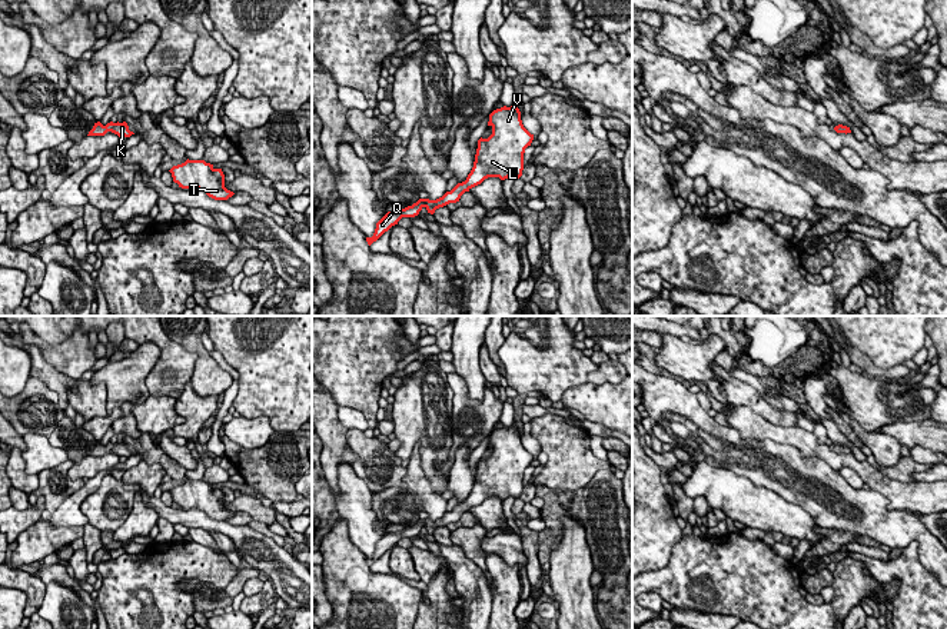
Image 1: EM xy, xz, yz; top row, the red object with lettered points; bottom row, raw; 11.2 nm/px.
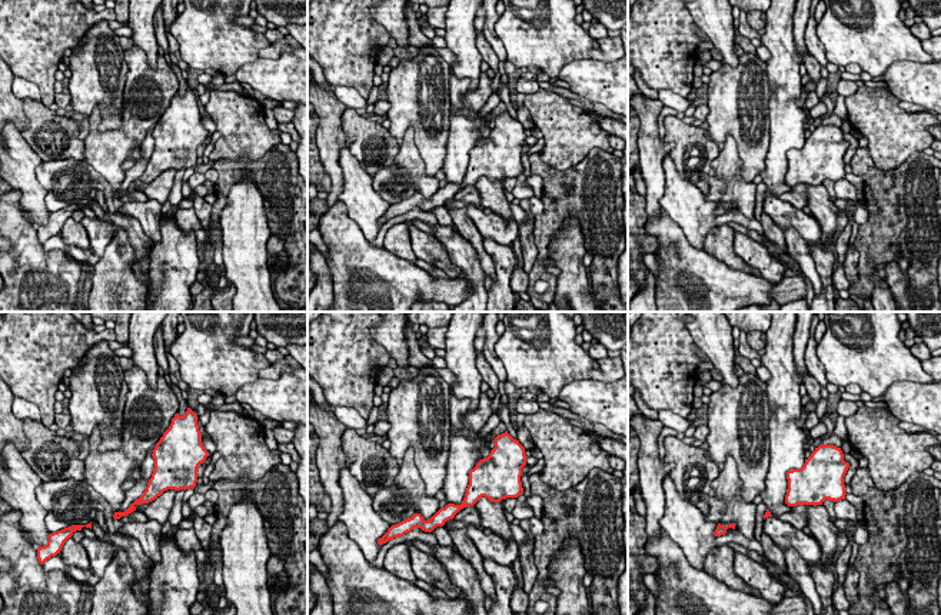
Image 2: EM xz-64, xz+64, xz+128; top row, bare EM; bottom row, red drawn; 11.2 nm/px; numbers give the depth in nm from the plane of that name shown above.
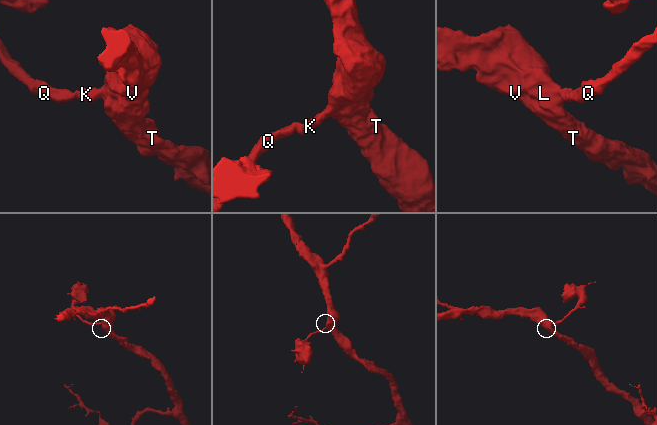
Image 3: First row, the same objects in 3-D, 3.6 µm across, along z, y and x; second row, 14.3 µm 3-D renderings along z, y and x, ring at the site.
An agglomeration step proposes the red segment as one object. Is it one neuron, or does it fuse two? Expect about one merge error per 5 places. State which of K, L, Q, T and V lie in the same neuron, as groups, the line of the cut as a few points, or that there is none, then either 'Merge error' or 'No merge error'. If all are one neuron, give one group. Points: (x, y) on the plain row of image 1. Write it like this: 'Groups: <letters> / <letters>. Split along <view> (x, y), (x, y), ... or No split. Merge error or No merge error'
Groups: K L Q T V. No split. No merge error

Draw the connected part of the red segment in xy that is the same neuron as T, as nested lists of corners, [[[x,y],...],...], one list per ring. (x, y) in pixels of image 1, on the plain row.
[[[186,480],[173,486],[170,490],[173,502],[182,509],[199,509],[215,520],[227,520],[235,513],[225,507],[225,495],[222,489],[205,480]]]

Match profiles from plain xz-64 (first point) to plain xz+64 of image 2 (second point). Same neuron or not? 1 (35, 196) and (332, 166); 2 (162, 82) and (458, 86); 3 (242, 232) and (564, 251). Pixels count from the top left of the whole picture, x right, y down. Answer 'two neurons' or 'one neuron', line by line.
1: two neurons
2: one neuron
3: one neuron

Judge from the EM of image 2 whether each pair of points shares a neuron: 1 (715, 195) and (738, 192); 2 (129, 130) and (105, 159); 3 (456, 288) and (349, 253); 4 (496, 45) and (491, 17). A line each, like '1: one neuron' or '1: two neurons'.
1: two neurons
2: one neuron
3: one neuron
4: one neuron

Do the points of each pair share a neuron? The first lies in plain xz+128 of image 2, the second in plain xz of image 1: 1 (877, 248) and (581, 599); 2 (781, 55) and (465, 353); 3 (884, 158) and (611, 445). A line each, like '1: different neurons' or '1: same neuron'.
1: different neurons
2: same neuron
3: different neurons

